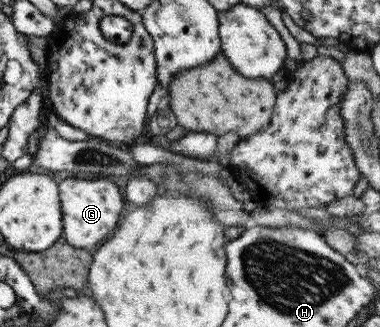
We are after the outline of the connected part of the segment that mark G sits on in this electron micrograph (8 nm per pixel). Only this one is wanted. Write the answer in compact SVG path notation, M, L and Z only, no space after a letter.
M73 177L66 178L57 184L60 191L60 209L62 233L68 245L78 249L93 250L93 245L106 239L108 233L118 225L124 200L118 187L109 178L83 181Z

